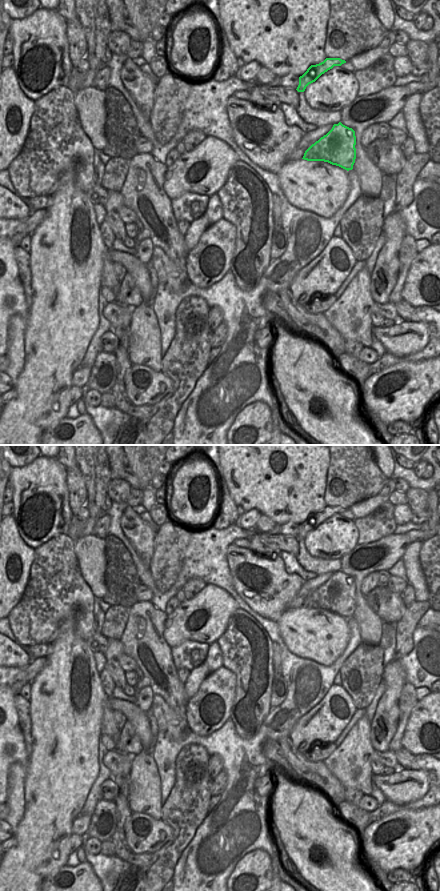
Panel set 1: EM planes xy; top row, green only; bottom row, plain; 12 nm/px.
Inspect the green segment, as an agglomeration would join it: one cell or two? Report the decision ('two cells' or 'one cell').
two cells

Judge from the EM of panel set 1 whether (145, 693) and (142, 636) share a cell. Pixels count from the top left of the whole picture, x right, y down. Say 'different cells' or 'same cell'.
different cells

